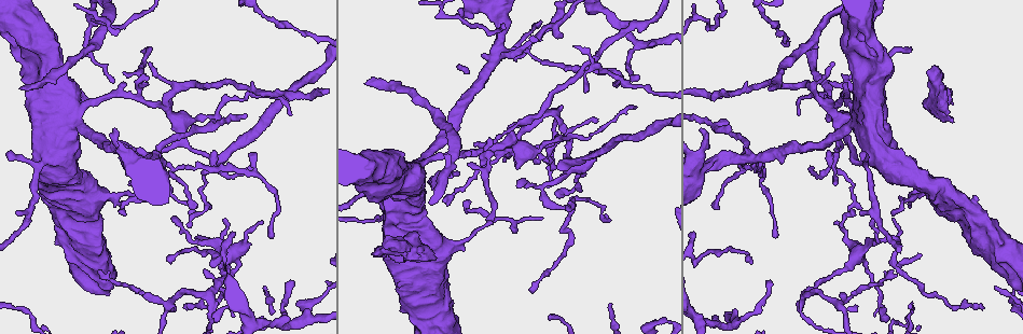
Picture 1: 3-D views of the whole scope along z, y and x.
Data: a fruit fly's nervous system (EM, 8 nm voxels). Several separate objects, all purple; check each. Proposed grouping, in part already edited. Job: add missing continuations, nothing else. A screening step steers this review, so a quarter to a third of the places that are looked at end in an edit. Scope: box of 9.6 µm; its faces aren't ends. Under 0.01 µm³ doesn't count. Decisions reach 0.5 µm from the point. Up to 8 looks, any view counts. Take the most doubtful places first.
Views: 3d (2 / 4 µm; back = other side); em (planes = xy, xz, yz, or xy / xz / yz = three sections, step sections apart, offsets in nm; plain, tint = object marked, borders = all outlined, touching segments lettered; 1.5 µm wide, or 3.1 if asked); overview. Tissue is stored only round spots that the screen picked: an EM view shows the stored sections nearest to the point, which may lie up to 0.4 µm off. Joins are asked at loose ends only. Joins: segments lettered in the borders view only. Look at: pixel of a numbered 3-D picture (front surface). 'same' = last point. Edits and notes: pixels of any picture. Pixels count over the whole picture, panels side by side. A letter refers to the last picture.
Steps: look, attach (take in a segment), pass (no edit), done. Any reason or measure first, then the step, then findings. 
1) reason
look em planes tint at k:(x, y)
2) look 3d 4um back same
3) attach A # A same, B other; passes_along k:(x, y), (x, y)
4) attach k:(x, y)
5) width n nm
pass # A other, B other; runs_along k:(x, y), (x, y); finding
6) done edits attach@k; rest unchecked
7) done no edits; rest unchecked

long arm stops here
look 3d 2um at 1:(557, 168)

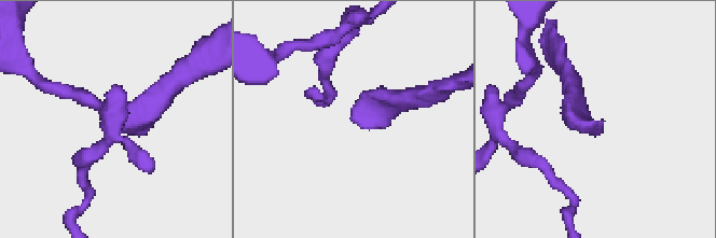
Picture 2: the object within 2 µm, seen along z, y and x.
need the tissue
look em planes borders at 2:(357, 125)

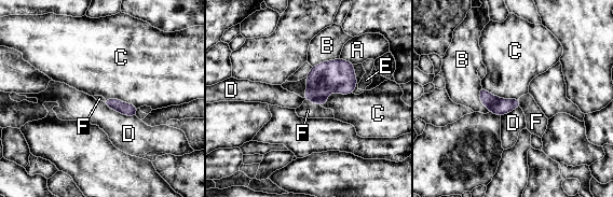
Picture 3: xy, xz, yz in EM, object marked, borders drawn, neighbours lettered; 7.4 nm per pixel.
attach F # A other, B other, C other, D other, E other, F same; passes_along 3:(330, 76), (313, 102), (308, 110); it goes on there

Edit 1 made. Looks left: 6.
branch stops here
look 3d 2um at 1:(518, 185)

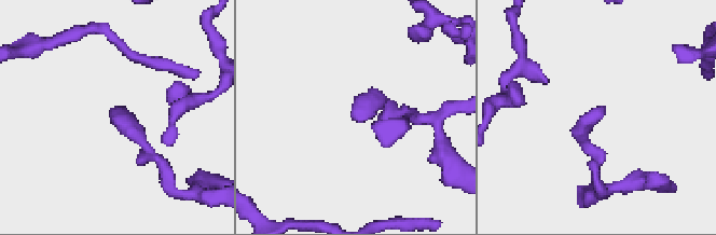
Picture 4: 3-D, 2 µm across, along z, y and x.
shape alone is not enough
look em yz step 8 tint at 4:(361, 121)

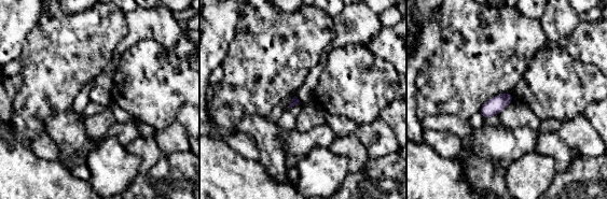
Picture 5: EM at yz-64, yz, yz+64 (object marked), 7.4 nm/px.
cut it another way
look em planes borders same

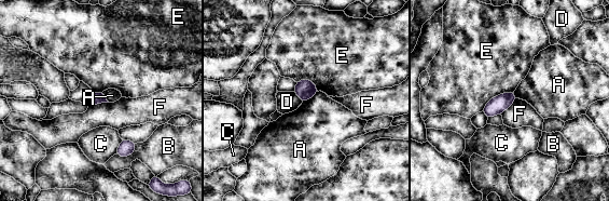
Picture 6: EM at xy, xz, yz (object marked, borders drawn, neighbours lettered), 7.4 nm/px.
pass # A other, B other, C other, D other, E other, F other; border 6:(108, 102), (90, 105); none of them fits

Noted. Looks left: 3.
an open end
look em planes tint at 1:(187, 309)

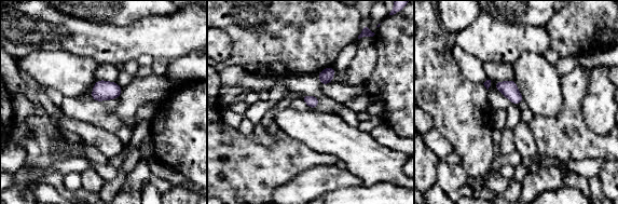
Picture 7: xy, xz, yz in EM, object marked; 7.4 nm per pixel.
look em planes borders same

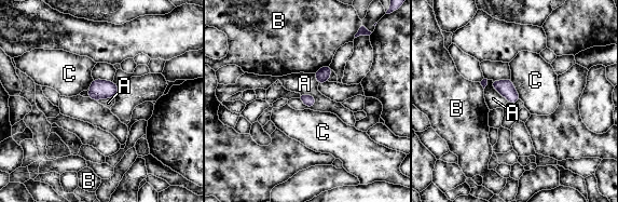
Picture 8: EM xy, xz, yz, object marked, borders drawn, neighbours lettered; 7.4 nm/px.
pass # A other, B other, C other; border 8:(300, 93), (312, 95), (316, 103); none of them fits

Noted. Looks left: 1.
done edits attach@3; rest unchecked

